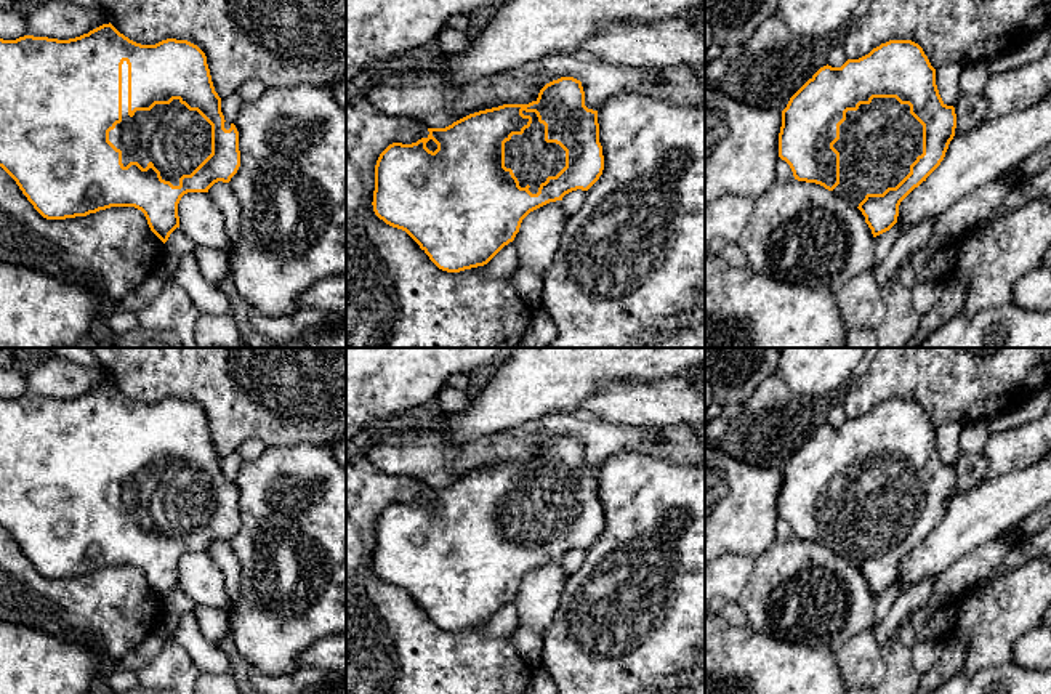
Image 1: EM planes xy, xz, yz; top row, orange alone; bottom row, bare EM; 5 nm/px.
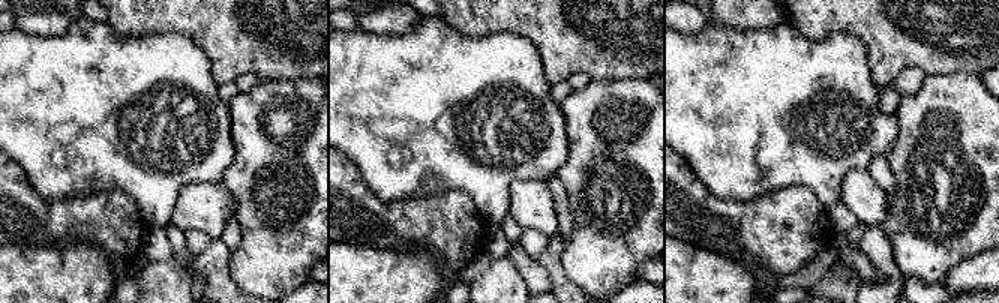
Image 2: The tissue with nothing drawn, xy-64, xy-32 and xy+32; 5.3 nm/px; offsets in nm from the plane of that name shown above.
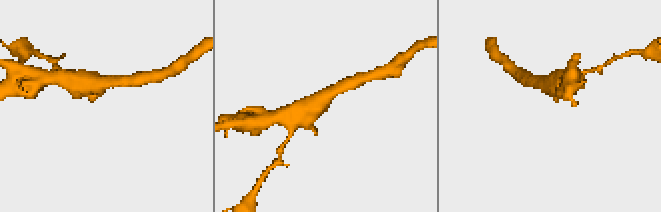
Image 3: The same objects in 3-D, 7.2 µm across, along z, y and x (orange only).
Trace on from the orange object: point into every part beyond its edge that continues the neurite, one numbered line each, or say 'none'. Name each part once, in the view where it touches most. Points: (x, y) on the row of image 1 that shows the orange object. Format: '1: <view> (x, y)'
1: xy (177, 140)

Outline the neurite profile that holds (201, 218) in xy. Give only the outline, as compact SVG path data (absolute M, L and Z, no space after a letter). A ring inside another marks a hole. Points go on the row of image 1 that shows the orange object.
M187 192L178 204L179 229L195 247L228 253L231 239L221 208L207 192Z

